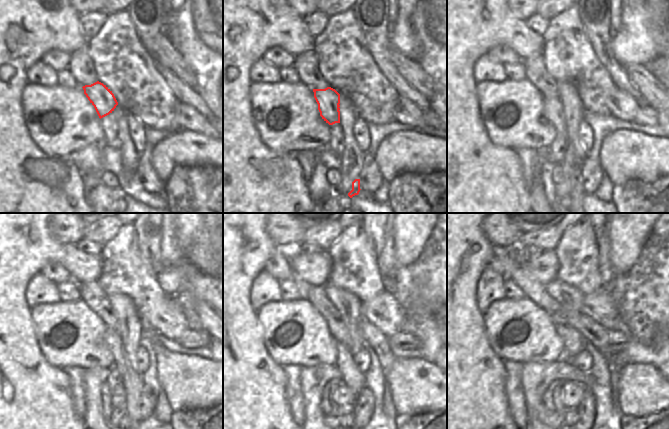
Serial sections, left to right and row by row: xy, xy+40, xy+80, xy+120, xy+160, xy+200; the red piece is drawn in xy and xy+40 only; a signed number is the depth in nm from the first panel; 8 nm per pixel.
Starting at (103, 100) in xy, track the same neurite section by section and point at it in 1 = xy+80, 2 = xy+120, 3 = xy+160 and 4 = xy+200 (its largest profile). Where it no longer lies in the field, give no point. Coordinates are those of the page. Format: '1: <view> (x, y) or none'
1: xy+80 (553, 107)
2: xy+120 (127, 371)
3: xy+160 (351, 375)
4: xy+200 (564, 356)

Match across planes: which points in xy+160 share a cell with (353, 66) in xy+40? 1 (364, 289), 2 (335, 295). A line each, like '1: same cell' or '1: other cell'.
1: same cell
2: other cell

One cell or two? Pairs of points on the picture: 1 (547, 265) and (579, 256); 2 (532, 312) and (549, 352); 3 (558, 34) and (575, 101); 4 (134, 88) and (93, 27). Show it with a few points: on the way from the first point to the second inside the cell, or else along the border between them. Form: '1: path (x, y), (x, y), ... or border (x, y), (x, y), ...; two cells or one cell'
1: border (553, 249), (559, 264), (556, 278); two cells
2: path (532, 322), (533, 331), (544, 342); one cell
3: border (558, 82), (570, 81), (575, 86), (581, 103); two cells
4: border (108, 15), (104, 24), (88, 39); two cells

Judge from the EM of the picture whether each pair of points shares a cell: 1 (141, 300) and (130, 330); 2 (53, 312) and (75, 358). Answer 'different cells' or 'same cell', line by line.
1: different cells
2: same cell

